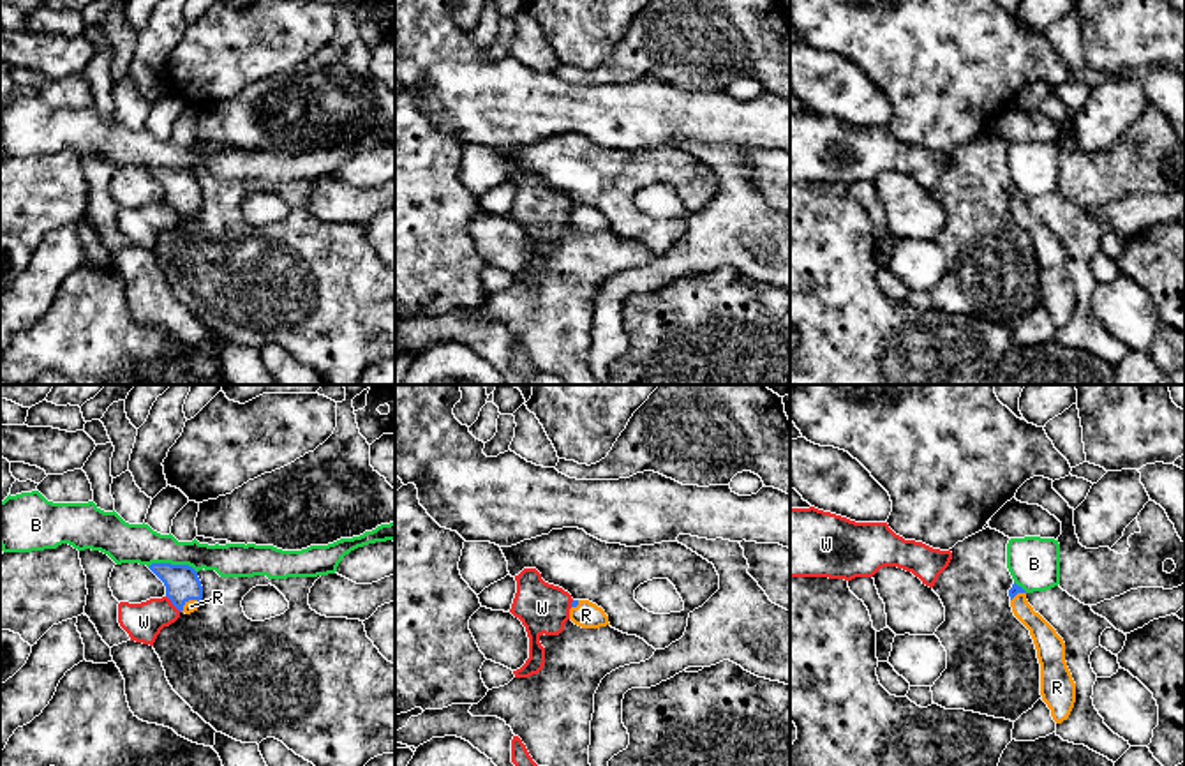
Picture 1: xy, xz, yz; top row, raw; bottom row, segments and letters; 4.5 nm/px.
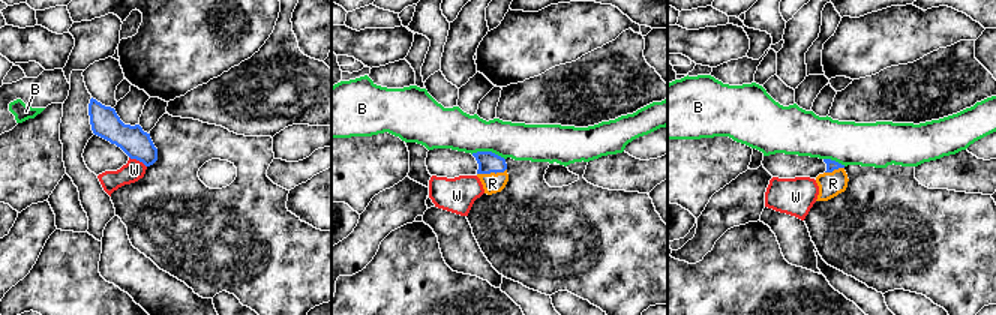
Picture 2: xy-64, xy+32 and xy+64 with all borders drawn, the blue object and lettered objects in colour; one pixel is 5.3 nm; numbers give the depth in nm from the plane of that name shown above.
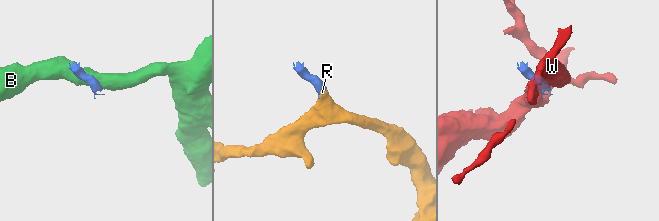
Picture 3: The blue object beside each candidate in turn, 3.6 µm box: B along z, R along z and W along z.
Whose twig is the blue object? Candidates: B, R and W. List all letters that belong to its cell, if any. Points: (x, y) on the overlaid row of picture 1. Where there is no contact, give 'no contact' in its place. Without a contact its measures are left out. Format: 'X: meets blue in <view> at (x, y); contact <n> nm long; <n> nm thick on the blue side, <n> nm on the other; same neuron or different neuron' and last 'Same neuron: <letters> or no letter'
B: meets blue in xy at (173, 565); contact 220 nm long; 160 nm thick on the blue side, 180 nm on the other; different neuron
R: meets blue in xy at (187, 600); contact 100 nm long; 160 nm thick on the blue side, 60 nm on the other; same neuron
W: meets blue in xy at (173, 604); contact 100 nm long; 160 nm thick on the blue side, 180 nm on the other; different neuron
Same neuron: R

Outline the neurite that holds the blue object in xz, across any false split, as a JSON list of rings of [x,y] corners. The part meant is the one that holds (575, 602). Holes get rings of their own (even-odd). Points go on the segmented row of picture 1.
[[[573,600],[570,620],[582,628],[600,628],[610,625],[605,611],[589,600]]]

